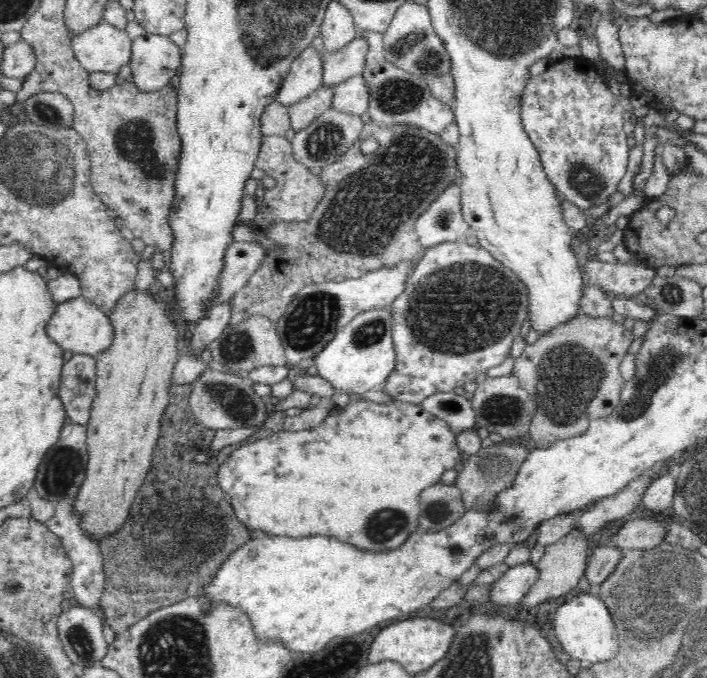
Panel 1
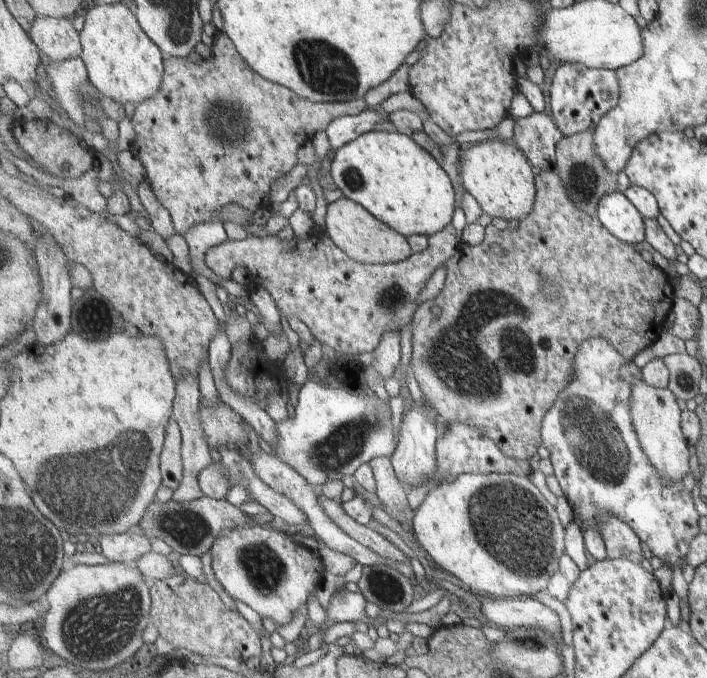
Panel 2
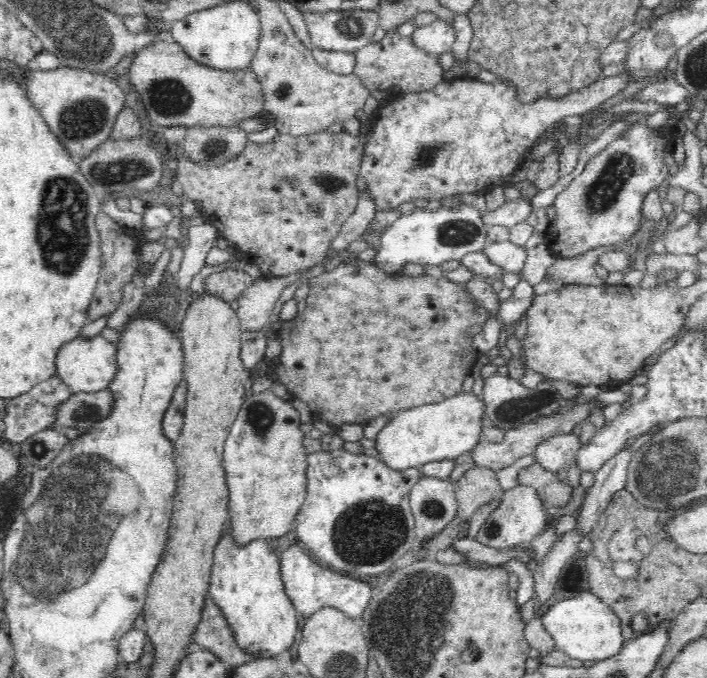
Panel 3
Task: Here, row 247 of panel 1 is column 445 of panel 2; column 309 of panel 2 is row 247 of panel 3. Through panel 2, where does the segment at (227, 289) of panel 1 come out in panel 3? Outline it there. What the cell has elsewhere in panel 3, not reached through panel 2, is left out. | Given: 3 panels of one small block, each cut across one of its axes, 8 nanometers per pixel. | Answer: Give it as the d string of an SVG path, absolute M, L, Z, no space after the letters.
M345 130L339 133L328 133L320 131L312 135L292 136L279 133L271 141L272 146L266 150L266 164L262 164L262 154L260 154L260 143L253 143L249 141L243 150L228 163L221 164L217 167L204 167L195 164L188 160L188 157L181 153L180 158L177 159L178 178L176 179L184 190L184 195L187 199L194 203L201 204L200 213L206 223L213 224L219 232L219 236L223 237L232 243L239 251L241 258L250 260L252 258L263 258L270 264L270 272L274 277L283 277L292 273L305 272L312 266L320 263L330 252L330 245L337 237L342 224L354 213L356 204L359 200L360 191L358 189L357 181L359 180L359 172L361 169L361 162L363 159L364 145L358 141L358 137L347 133Z

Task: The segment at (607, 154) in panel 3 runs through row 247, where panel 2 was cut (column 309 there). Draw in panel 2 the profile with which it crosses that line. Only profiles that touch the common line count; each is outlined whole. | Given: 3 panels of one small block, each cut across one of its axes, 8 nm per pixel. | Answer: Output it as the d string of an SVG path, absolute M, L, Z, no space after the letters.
M261 525L231 529L223 534L212 546L211 559L215 577L233 599L244 602L262 618L270 618L279 625L293 622L295 614L307 608L313 592L317 592L318 598L324 584L323 562L316 551L305 546L297 546L291 538L283 536L281 531L269 530Z

